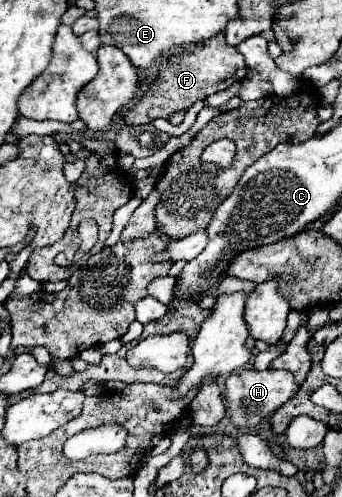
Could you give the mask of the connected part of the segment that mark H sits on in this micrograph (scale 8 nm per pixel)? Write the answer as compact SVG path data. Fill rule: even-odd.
M265 369L265 371L243 371L235 373L225 383L225 397L231 411L231 423L237 427L253 427L259 421L267 419L277 411L281 405L285 405L297 391L295 377L289 371L277 371L277 369Z

